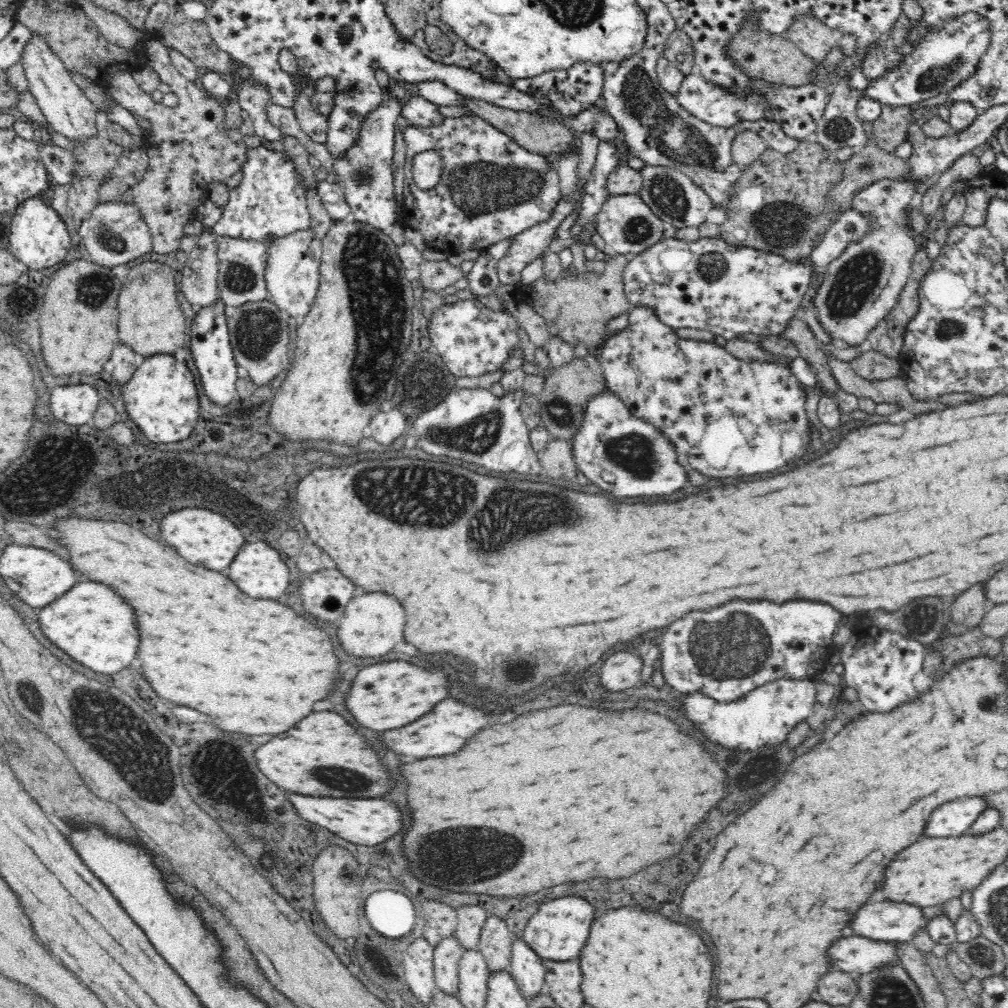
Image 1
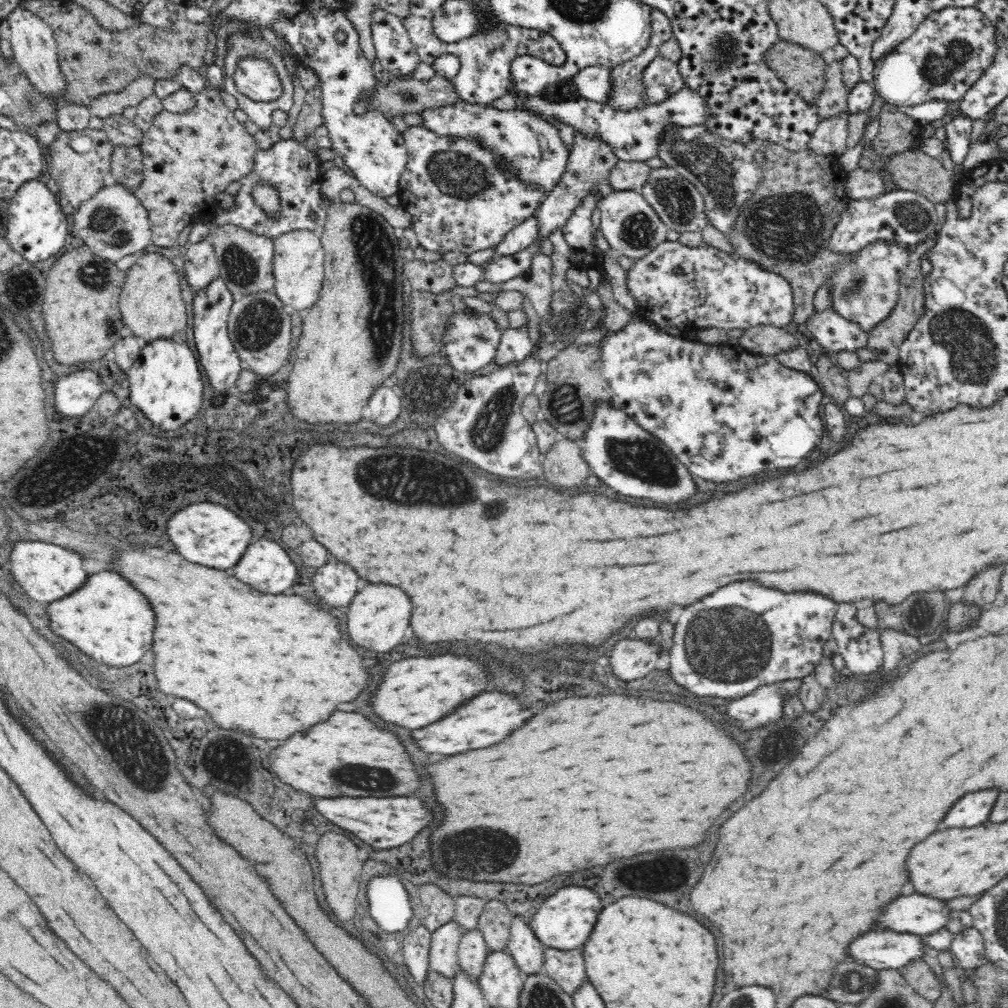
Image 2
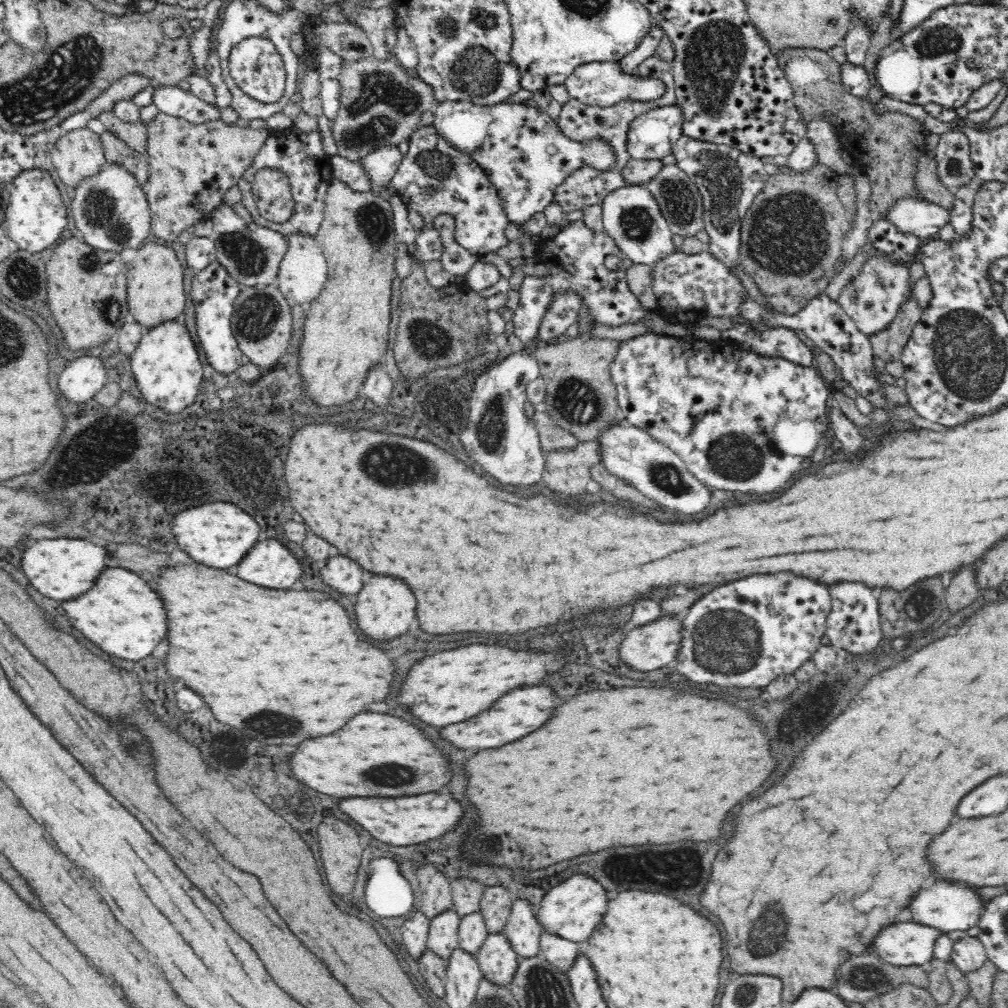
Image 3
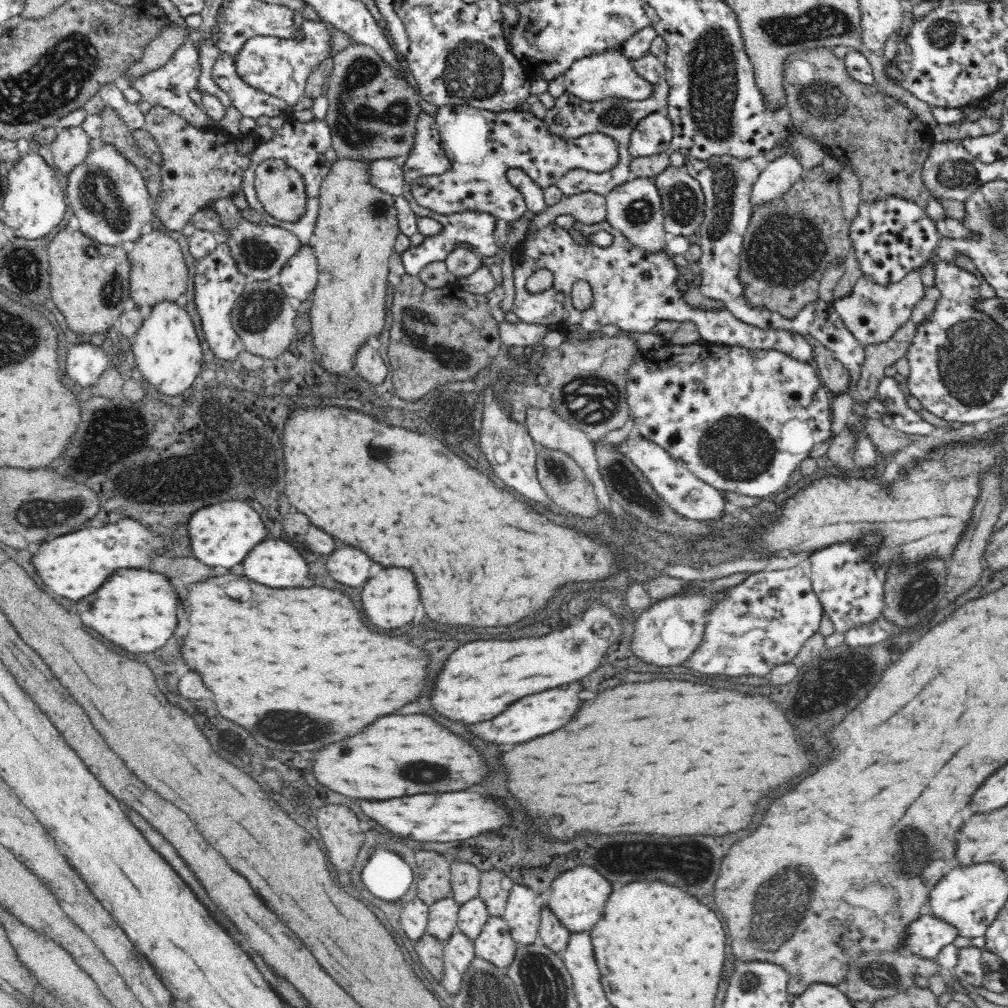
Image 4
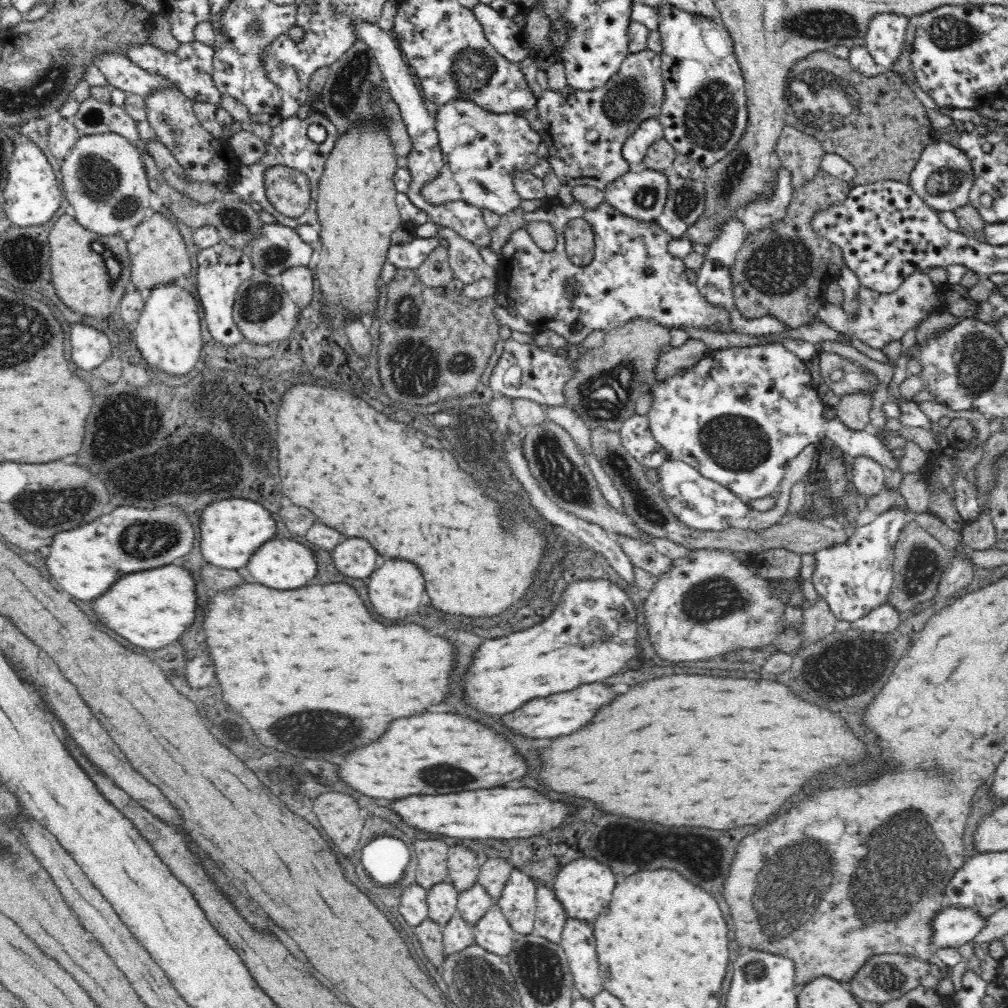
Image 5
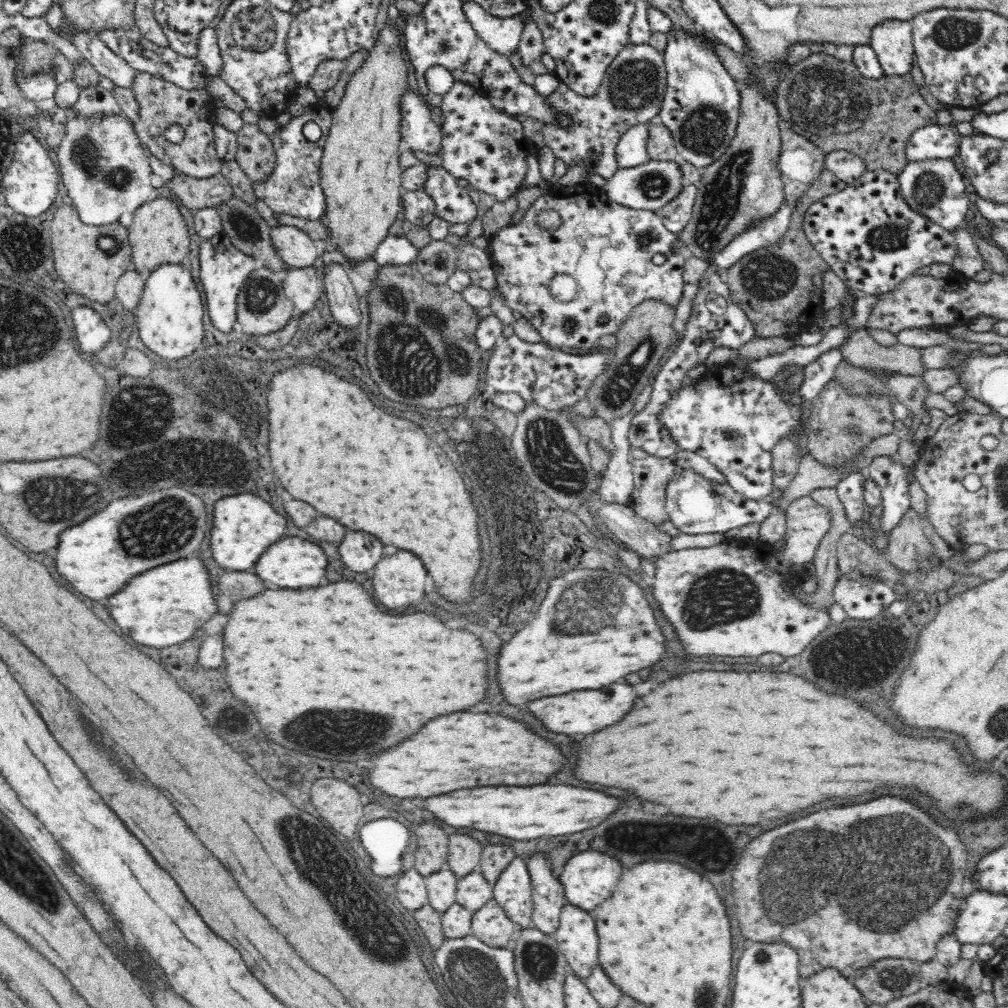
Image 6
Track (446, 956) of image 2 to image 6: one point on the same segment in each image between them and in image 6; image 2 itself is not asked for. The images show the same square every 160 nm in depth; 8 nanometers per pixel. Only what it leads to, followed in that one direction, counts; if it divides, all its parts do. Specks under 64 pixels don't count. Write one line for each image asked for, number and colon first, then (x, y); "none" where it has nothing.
3: (443, 939)
4: (443, 915)
5: (442, 898)
6: (441, 886)

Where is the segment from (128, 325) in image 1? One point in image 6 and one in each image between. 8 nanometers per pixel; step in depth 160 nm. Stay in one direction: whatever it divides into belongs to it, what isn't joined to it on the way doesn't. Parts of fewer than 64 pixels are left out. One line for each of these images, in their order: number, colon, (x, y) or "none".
2: (152, 307)
3: (155, 276)
4: (158, 273)
5: (158, 254)
6: (158, 235)

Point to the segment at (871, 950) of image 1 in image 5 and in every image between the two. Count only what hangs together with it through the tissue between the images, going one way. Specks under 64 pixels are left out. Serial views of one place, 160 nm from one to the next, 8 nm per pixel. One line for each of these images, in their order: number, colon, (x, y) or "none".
2: (880, 950)
3: (905, 943)
4: (925, 937)
5: (951, 927)

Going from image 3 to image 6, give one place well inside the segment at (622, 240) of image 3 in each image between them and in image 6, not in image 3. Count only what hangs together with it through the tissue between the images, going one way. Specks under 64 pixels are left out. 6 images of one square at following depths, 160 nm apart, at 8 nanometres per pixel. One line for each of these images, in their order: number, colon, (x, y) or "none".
4: (634, 208)
5: (639, 194)
6: (650, 186)

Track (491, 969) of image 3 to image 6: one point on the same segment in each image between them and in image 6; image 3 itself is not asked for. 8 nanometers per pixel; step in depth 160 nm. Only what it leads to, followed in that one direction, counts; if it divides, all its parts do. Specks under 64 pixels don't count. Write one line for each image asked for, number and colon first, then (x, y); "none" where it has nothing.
4: (494, 944)
5: (493, 932)
6: (490, 924)

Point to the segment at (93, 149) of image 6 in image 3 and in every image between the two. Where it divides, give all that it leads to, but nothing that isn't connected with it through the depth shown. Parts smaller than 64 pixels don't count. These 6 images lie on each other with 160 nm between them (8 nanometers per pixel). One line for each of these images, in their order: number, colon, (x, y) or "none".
3: (111, 210)
4: (109, 194)
5: (104, 178)

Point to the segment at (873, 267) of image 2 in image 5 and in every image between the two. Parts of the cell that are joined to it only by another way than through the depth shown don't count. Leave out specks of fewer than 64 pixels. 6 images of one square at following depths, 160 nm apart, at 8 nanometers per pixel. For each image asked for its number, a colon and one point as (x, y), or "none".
3: (872, 299)
4: (872, 312)
5: (880, 319)

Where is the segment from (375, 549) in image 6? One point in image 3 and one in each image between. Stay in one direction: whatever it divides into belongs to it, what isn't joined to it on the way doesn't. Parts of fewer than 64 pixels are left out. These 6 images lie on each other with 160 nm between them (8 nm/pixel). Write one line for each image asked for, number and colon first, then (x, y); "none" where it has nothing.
3: (340, 573)
4: (349, 566)
5: (355, 558)

